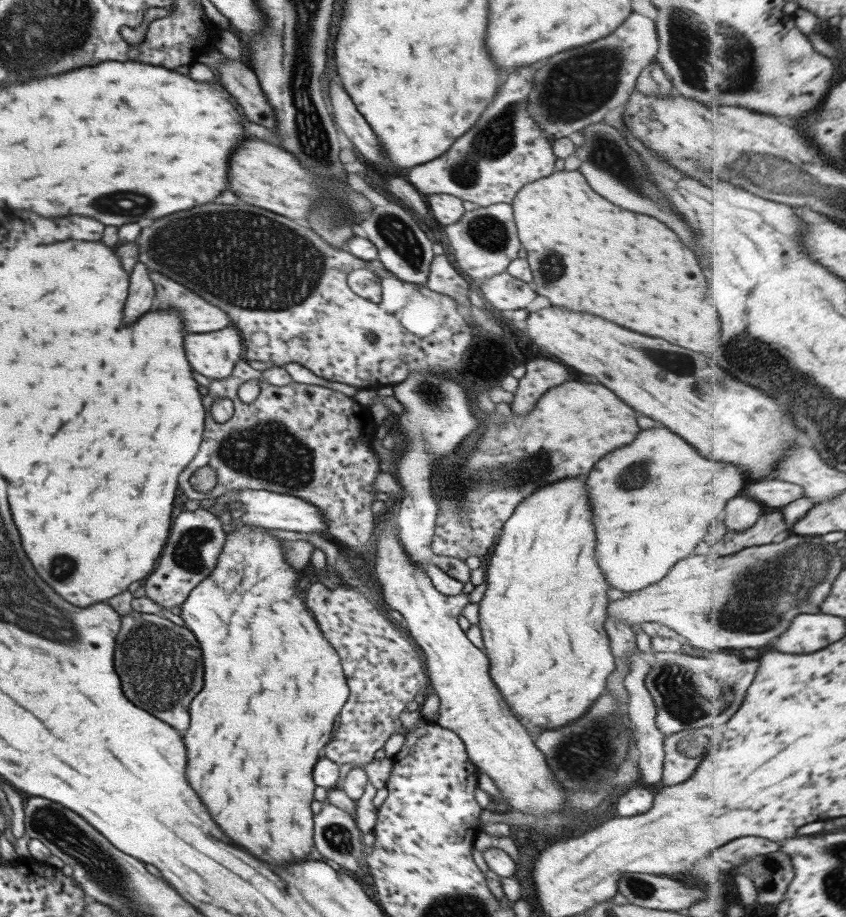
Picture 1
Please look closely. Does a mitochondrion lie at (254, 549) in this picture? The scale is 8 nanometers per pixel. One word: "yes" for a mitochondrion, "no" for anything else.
no

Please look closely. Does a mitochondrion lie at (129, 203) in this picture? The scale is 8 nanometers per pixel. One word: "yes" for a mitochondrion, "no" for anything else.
yes

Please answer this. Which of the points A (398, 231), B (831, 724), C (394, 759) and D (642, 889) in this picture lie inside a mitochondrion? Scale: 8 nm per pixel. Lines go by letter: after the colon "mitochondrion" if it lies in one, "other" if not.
A: mitochondrion
B: other
C: other
D: mitochondrion

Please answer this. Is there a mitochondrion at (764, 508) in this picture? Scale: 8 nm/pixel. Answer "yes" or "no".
no

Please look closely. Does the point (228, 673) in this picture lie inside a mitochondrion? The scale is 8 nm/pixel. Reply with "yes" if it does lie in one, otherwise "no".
no

